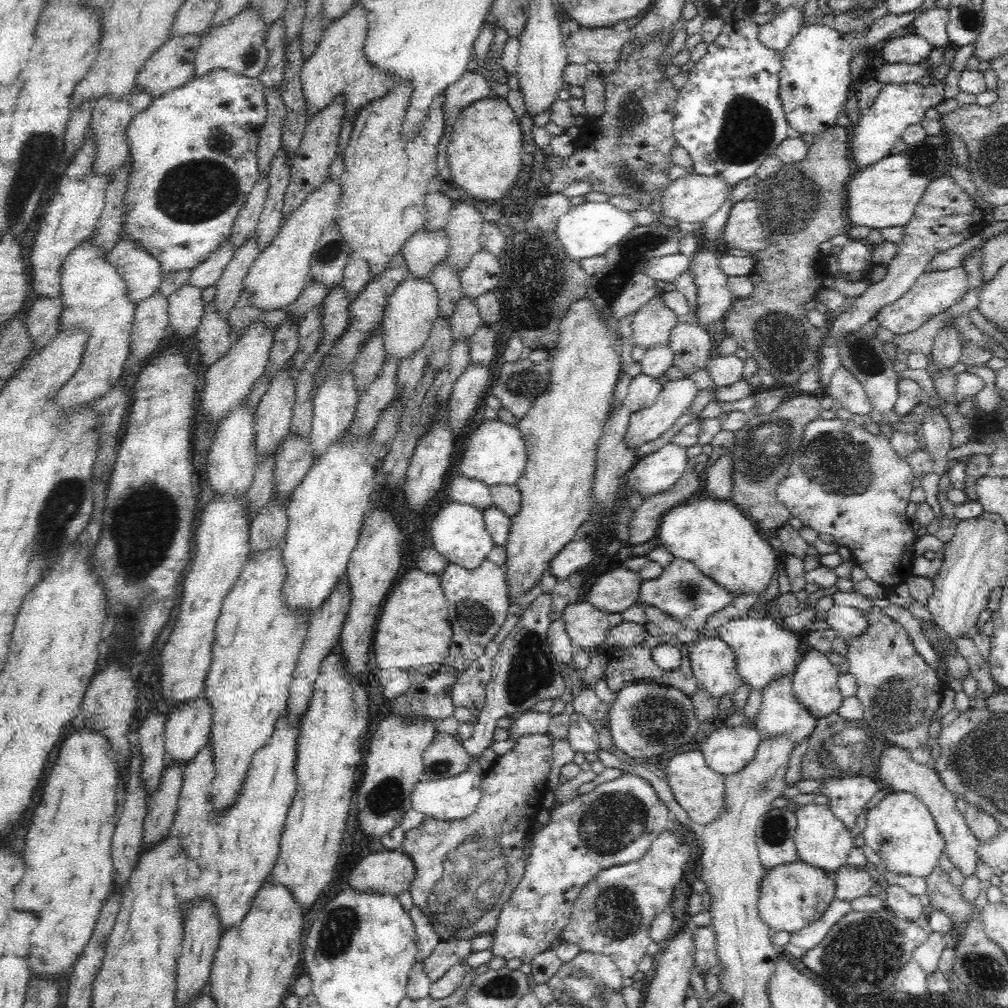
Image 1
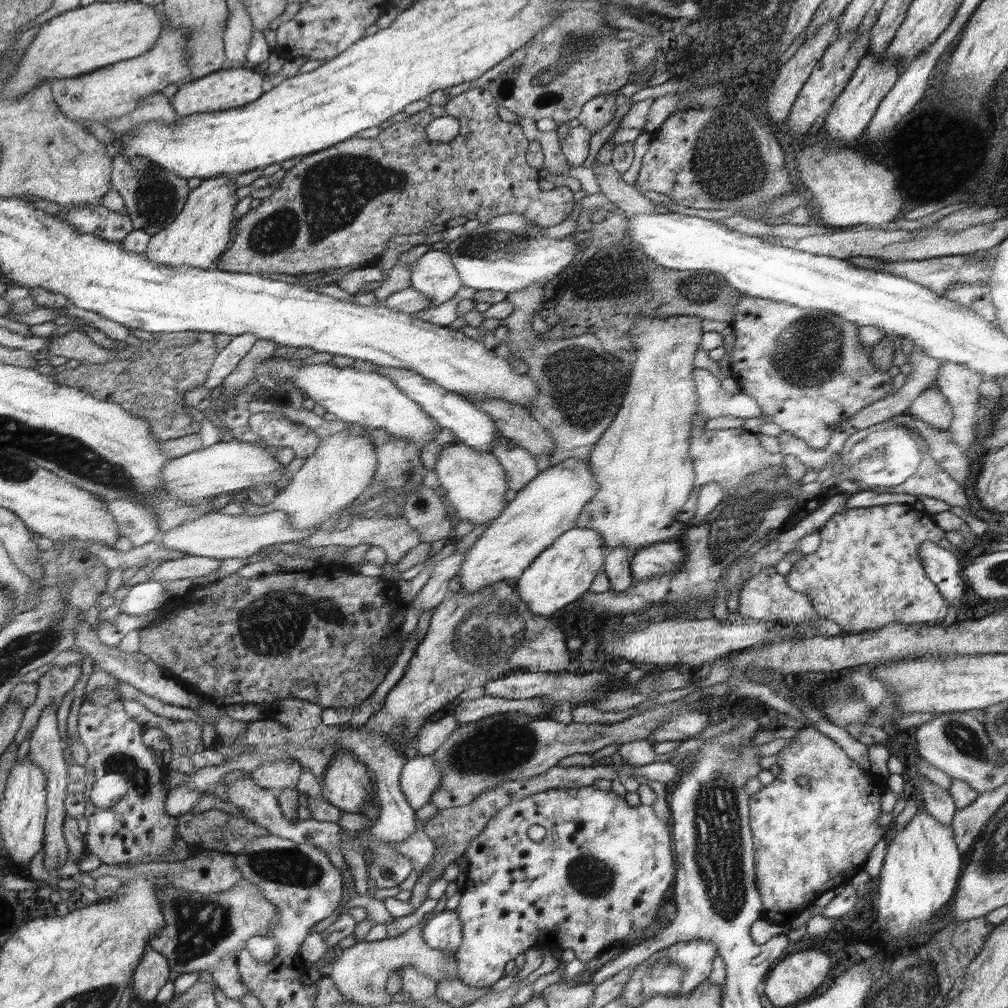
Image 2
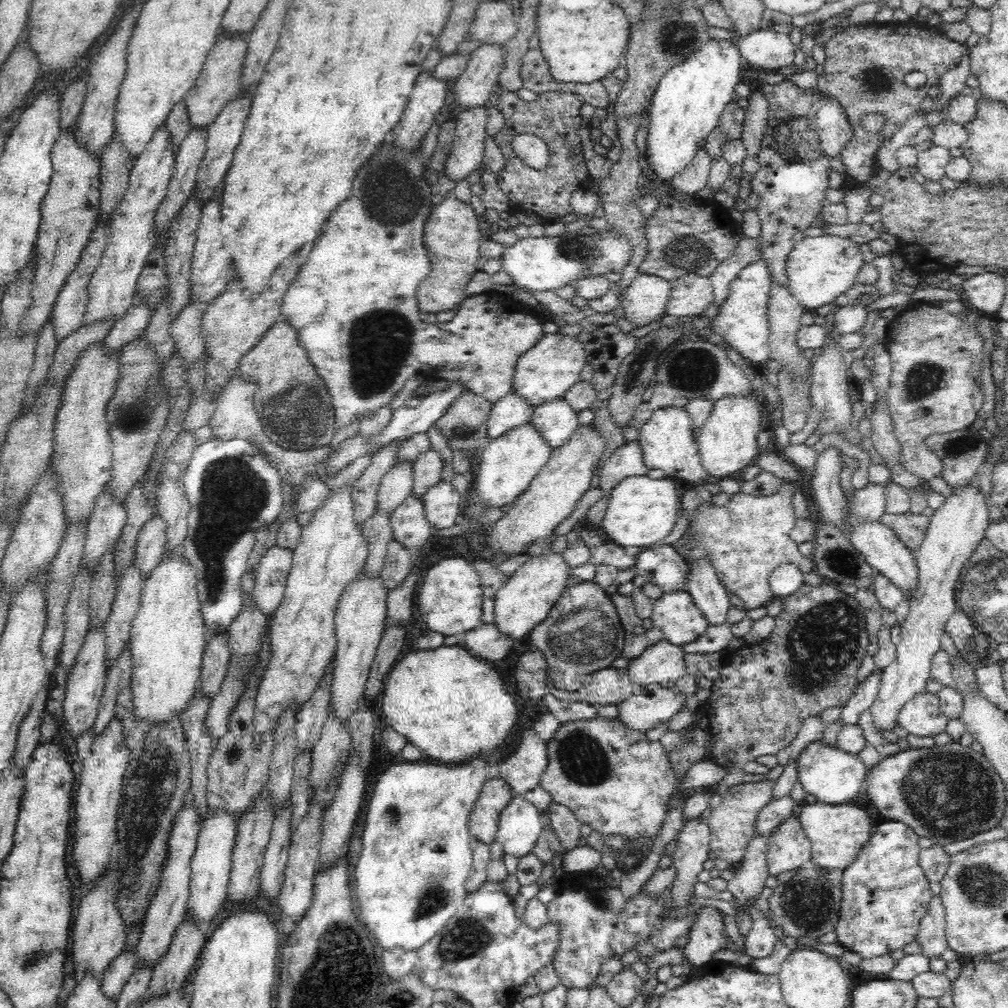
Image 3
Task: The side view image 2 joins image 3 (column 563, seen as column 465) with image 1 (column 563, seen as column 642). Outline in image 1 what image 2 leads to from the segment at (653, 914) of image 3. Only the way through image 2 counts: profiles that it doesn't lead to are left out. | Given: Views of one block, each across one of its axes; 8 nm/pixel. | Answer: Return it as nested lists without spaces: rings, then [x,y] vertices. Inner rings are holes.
[[[624,773],[618,778],[599,784],[592,791],[579,794],[575,799],[561,804],[551,811],[550,822],[539,832],[533,834],[530,858],[524,864],[525,872],[511,897],[503,904],[494,930],[491,951],[493,956],[507,960],[520,958],[531,964],[537,954],[554,946],[561,938],[561,932],[571,917],[576,897],[580,891],[601,870],[612,865],[623,865],[638,861],[647,852],[651,842],[664,830],[676,827],[666,804],[656,796],[654,788],[643,777],[628,776]]]

